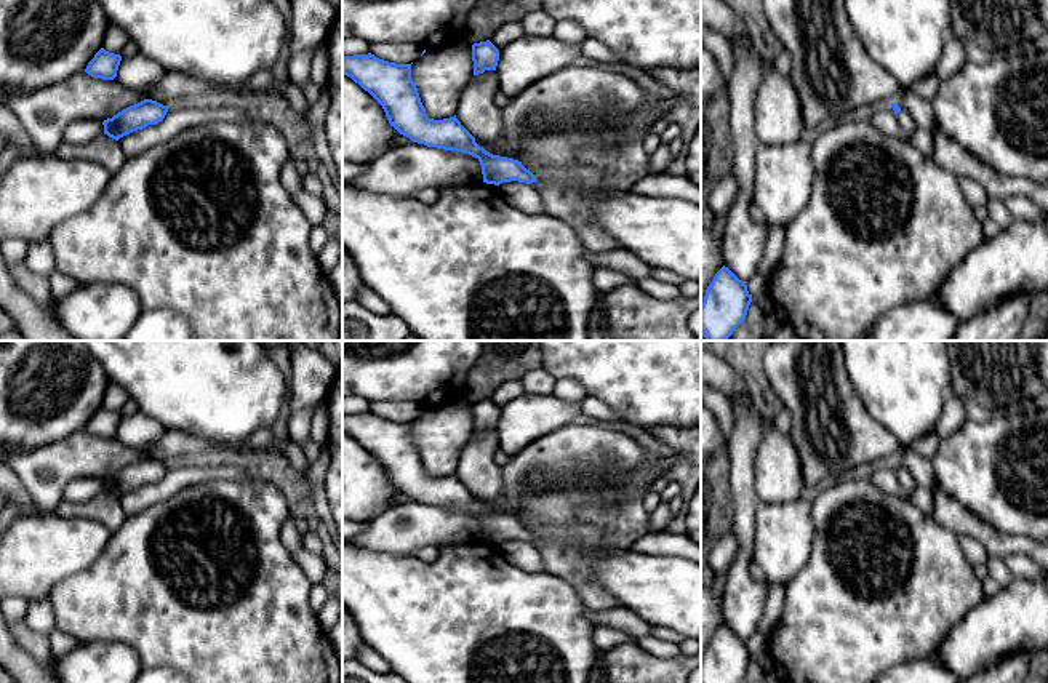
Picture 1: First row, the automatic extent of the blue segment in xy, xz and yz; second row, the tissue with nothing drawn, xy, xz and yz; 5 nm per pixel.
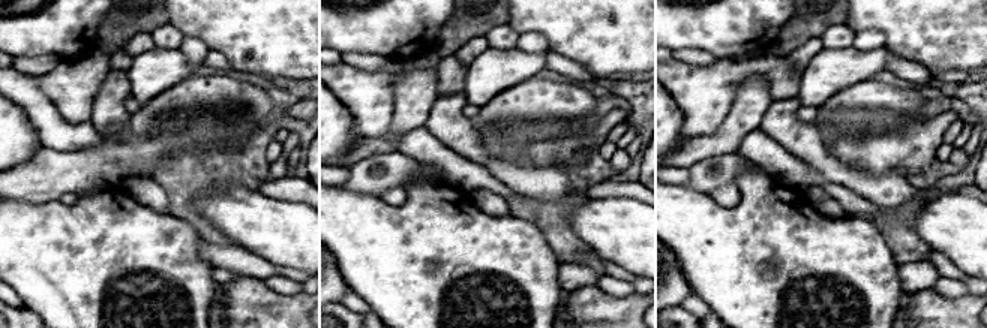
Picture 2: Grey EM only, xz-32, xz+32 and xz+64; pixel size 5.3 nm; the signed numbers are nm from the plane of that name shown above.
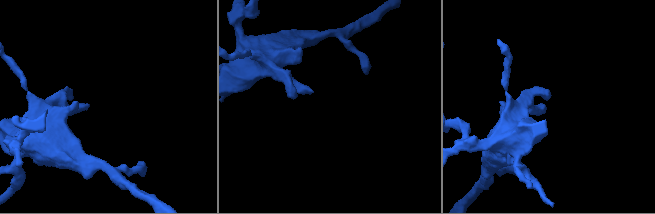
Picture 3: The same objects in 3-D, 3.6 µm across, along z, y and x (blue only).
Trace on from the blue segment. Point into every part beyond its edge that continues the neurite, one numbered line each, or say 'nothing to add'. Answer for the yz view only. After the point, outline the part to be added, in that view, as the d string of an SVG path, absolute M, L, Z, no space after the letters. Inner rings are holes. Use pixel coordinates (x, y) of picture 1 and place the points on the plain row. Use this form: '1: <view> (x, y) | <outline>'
1: yz (908, 483) | M901 467L901 470L898 472L898 480L902 488L904 496L909 496L917 485L915 480L912 478L912 475L909 473L909 470L904 467Z

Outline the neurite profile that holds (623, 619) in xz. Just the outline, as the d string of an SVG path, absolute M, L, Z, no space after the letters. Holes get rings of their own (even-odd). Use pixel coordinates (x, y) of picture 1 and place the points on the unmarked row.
M584 608L594 627L611 627L629 633L637 641L651 635L651 624L637 616L627 608L611 608L605 611L595 611Z

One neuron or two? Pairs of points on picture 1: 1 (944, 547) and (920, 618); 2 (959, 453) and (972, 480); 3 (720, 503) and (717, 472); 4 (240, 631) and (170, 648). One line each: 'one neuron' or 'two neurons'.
1: one neuron
2: one neuron
3: one neuron
4: one neuron

